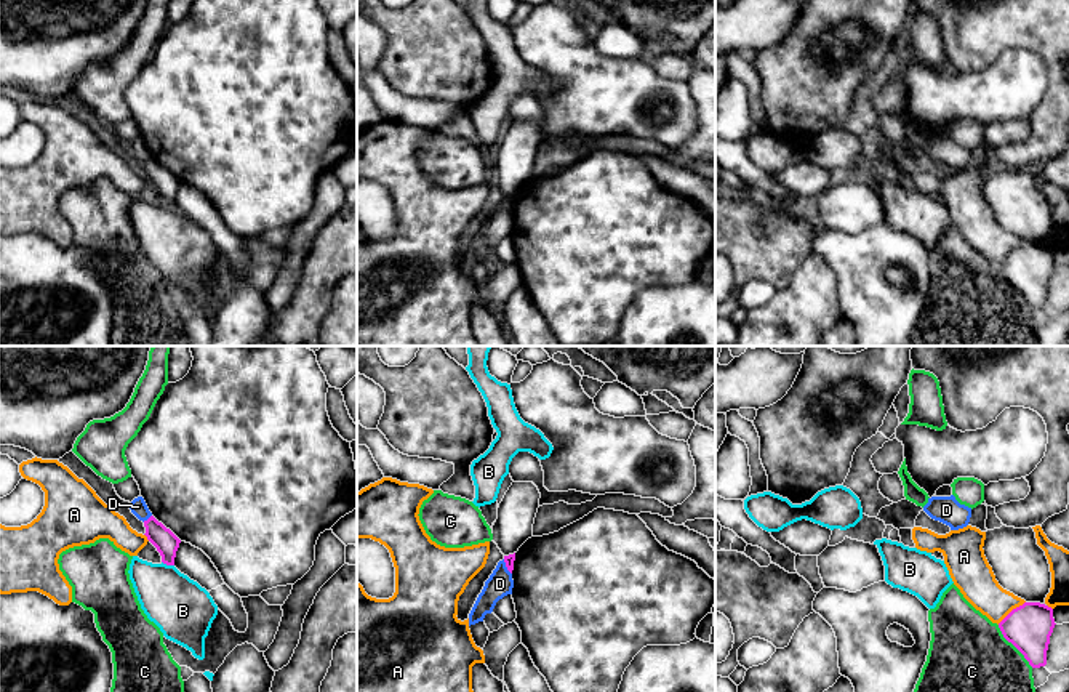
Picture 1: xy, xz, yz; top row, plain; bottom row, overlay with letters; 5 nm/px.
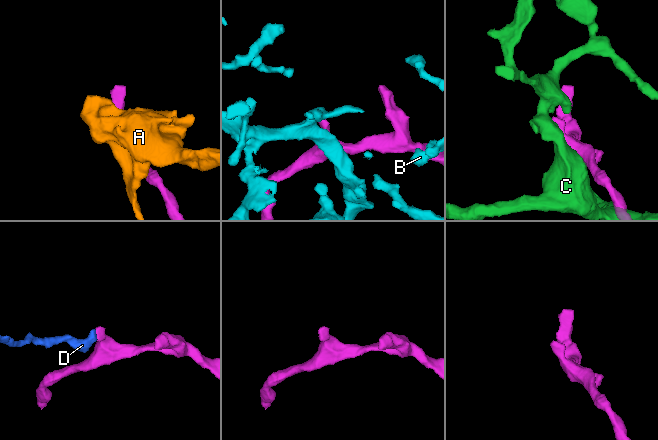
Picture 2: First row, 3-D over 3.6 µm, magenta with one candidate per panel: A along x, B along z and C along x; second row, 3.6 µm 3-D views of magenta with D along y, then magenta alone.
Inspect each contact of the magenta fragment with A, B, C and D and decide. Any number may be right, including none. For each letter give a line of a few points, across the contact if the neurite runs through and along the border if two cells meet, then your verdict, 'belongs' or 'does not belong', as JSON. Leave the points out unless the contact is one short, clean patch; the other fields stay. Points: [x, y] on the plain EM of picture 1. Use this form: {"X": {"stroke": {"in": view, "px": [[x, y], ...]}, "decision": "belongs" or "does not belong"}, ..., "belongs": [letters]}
{"A": {"decision": "does not belong"}, "B": {"decision": "does not belong"}, "C": {"decision": "does not belong"}, "D": {"stroke": {"in": "xy", "px": [[151, 156], [143, 162]]}, "decision": "does not belong"}, "belongs": []}

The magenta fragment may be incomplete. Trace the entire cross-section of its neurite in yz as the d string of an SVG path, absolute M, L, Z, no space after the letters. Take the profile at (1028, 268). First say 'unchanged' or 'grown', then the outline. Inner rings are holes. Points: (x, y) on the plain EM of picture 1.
unchanged | M1024 243L1013 250L999 269L1032 309L1047 306L1047 292L1055 269L1053 250L1040 243Z

